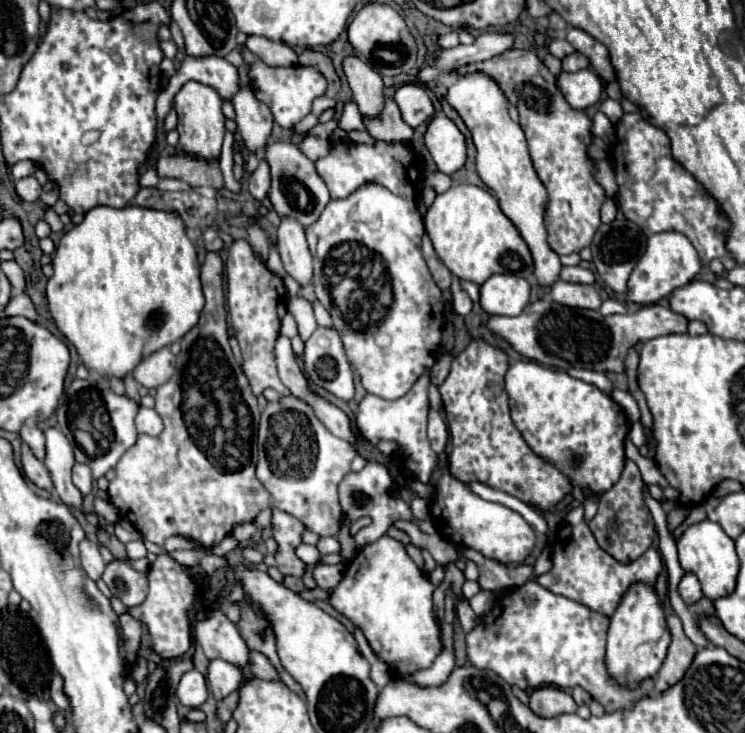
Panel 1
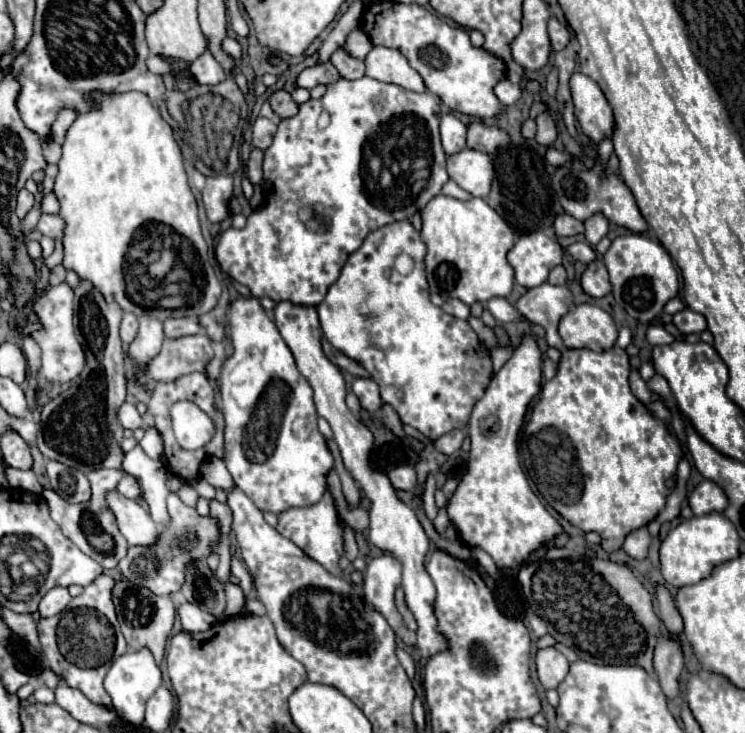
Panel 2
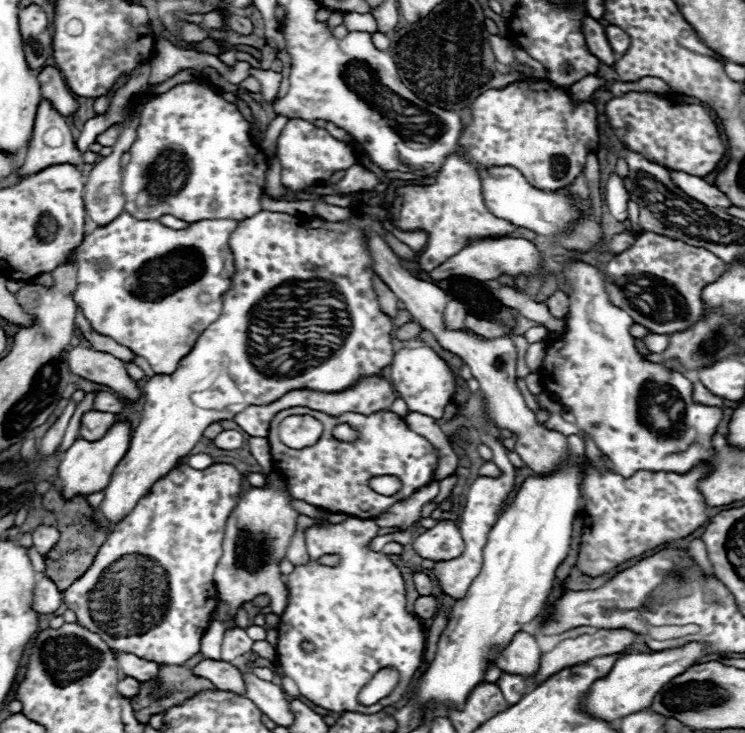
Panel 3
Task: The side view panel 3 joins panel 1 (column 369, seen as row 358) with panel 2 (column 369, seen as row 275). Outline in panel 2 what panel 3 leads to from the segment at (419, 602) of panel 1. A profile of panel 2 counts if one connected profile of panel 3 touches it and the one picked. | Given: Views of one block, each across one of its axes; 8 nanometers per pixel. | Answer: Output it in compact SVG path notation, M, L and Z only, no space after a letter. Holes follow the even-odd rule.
M382 554L372 558L364 570L364 598L388 620L406 644L414 644L416 634L402 624L402 618L394 606L394 592L400 586L400 578L402 564L394 556Z

